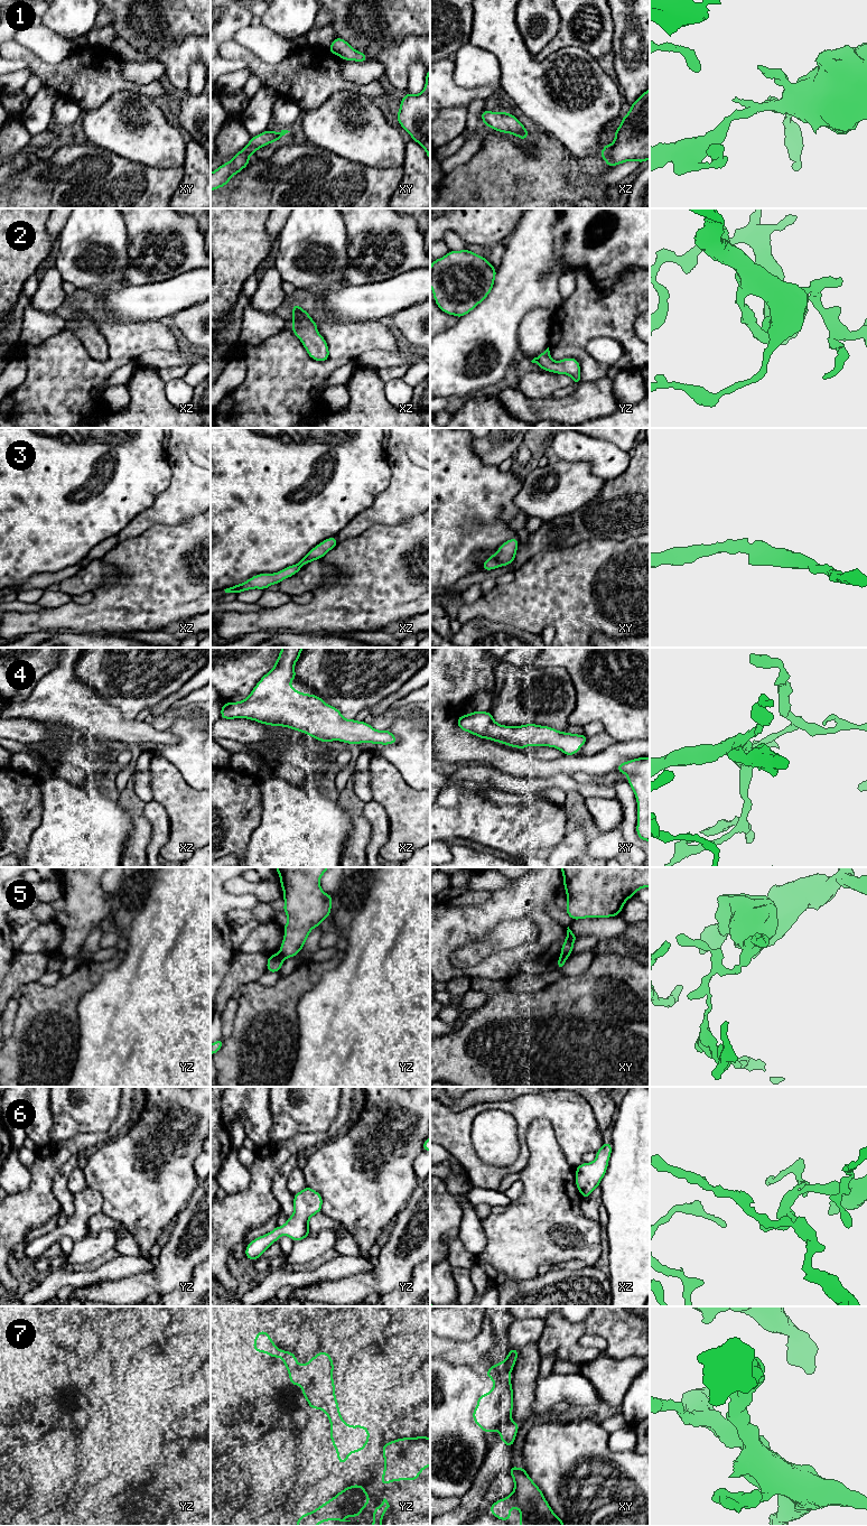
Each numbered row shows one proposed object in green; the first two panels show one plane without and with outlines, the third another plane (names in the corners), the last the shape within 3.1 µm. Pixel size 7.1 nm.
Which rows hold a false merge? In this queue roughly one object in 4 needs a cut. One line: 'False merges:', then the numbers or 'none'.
False merges: 5

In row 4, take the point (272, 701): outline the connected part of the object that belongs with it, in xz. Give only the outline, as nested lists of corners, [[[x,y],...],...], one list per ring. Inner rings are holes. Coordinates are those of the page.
[[[282,648],[274,667],[261,678],[246,699],[222,705],[221,718],[246,718],[283,726],[325,743],[395,744],[398,738],[389,729],[376,731],[365,722],[346,719],[317,695],[301,694],[290,687],[297,677],[293,667],[302,649]]]

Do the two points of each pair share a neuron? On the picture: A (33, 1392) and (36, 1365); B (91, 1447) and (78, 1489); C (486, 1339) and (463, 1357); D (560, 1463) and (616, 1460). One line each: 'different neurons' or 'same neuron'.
A: same neuron
B: same neuron
C: same neuron
D: same neuron

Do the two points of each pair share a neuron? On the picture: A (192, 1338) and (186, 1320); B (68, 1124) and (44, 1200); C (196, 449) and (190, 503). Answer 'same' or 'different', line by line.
A: different
B: different
C: same

